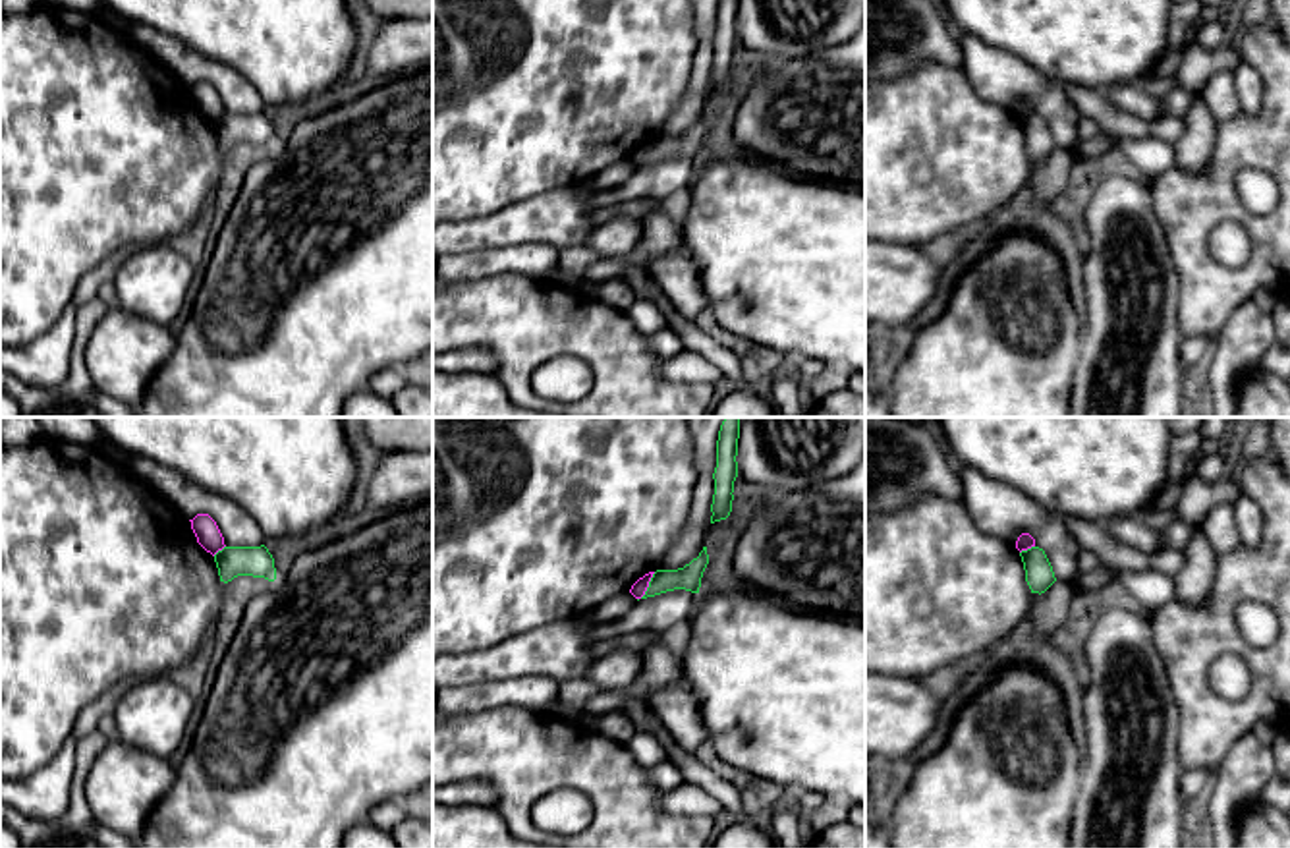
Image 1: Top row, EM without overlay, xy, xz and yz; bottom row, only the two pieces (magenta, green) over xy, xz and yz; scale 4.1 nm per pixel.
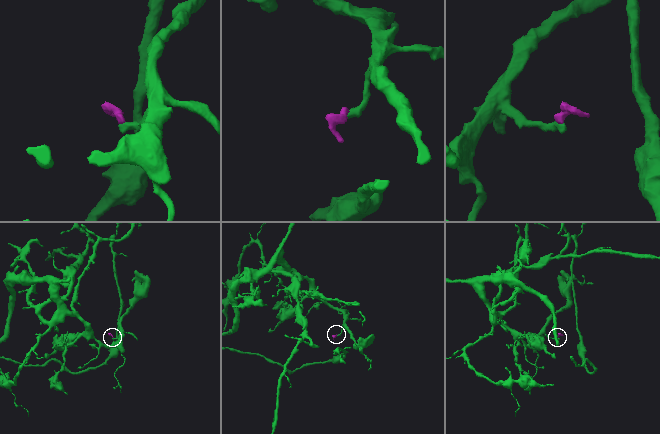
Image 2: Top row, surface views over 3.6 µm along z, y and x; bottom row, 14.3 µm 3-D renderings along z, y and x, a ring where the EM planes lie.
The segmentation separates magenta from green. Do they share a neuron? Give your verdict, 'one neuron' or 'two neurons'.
two neurons

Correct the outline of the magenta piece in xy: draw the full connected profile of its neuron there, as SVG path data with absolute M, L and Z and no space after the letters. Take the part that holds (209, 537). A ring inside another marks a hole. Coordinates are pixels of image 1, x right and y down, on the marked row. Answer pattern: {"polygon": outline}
{"polygon": "M197 514L191 522L191 529L197 537L197 543L210 552L212 556L222 551L224 537L216 525L216 522L209 514Z"}

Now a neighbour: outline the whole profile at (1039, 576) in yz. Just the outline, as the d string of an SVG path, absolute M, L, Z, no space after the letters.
M1031 547L1027 551L1022 551L1020 556L1025 570L1025 581L1031 593L1045 593L1056 581L1045 551L1039 547Z

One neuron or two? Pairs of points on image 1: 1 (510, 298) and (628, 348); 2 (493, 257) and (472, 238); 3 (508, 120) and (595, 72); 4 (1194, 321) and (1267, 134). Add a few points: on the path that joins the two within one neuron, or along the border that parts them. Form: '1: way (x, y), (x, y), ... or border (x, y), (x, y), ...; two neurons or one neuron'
1: way (539, 321), (580, 325), (599, 335); one neuron
2: border (528, 242), (468, 250), (452, 255); two neurons
3: way (537, 124), (572, 124), (586, 109), (586, 101); one neuron
4: way (1194, 273), (1194, 209), (1213, 190), (1219, 176); one neuron

